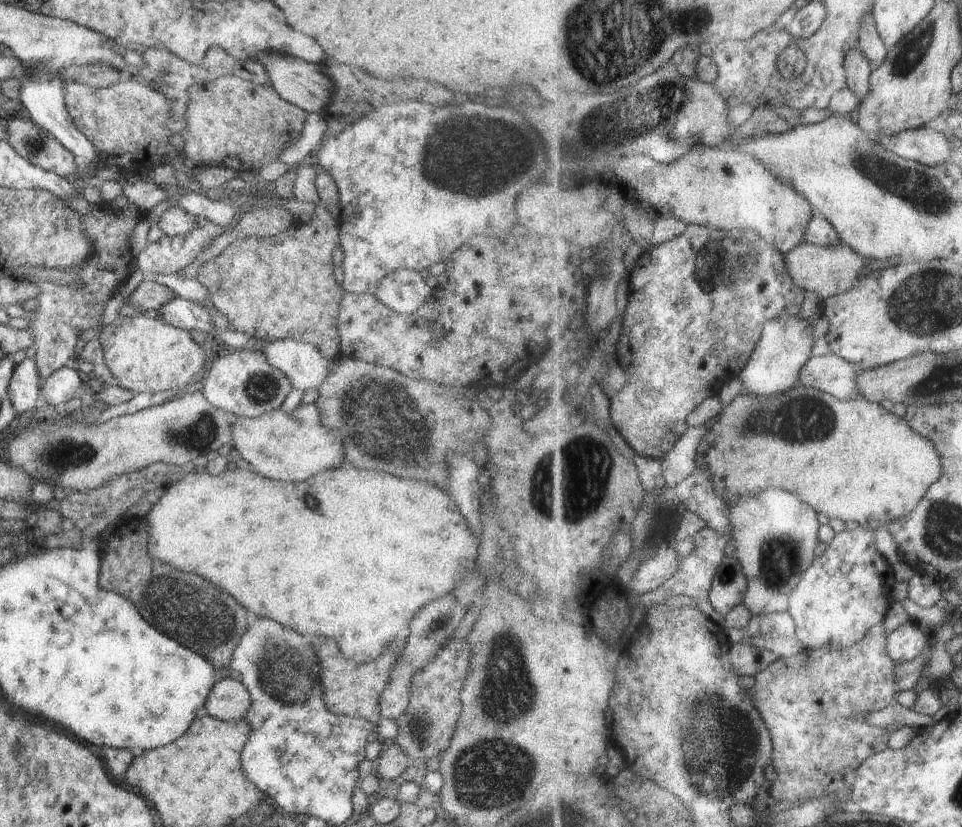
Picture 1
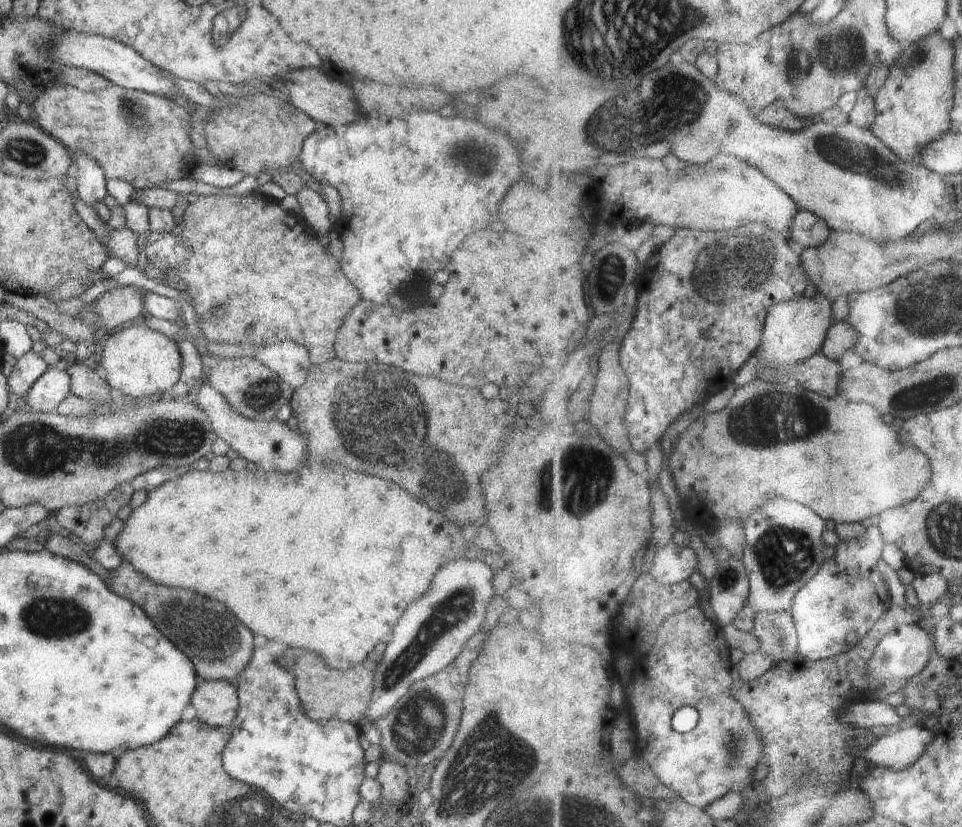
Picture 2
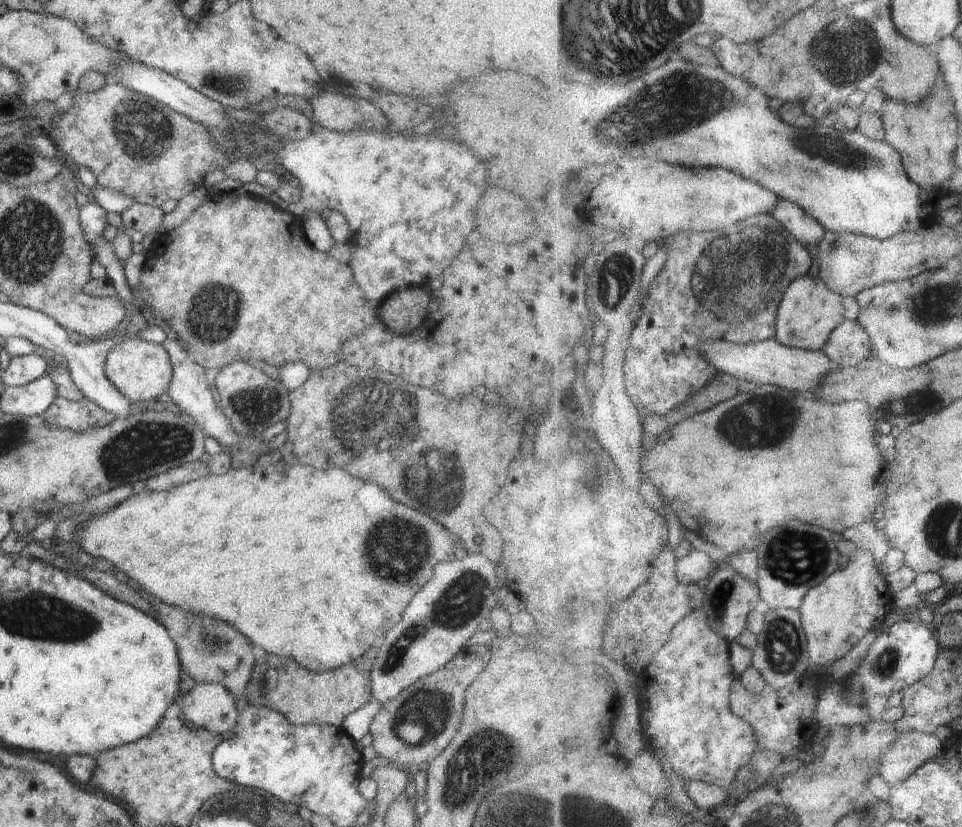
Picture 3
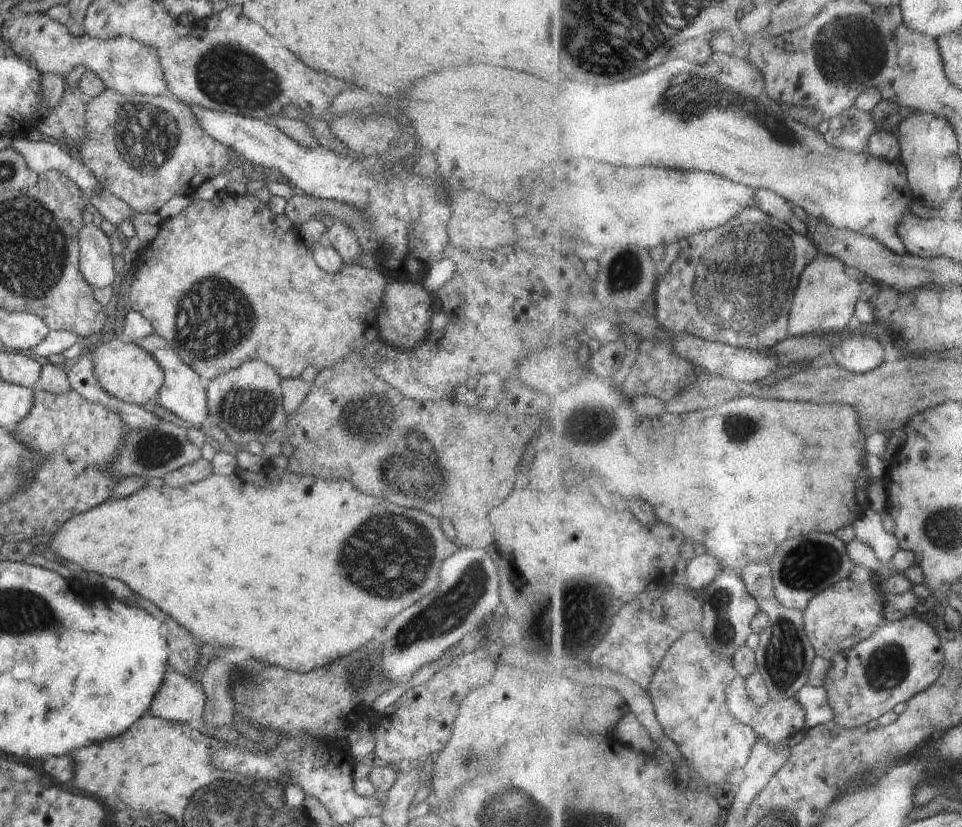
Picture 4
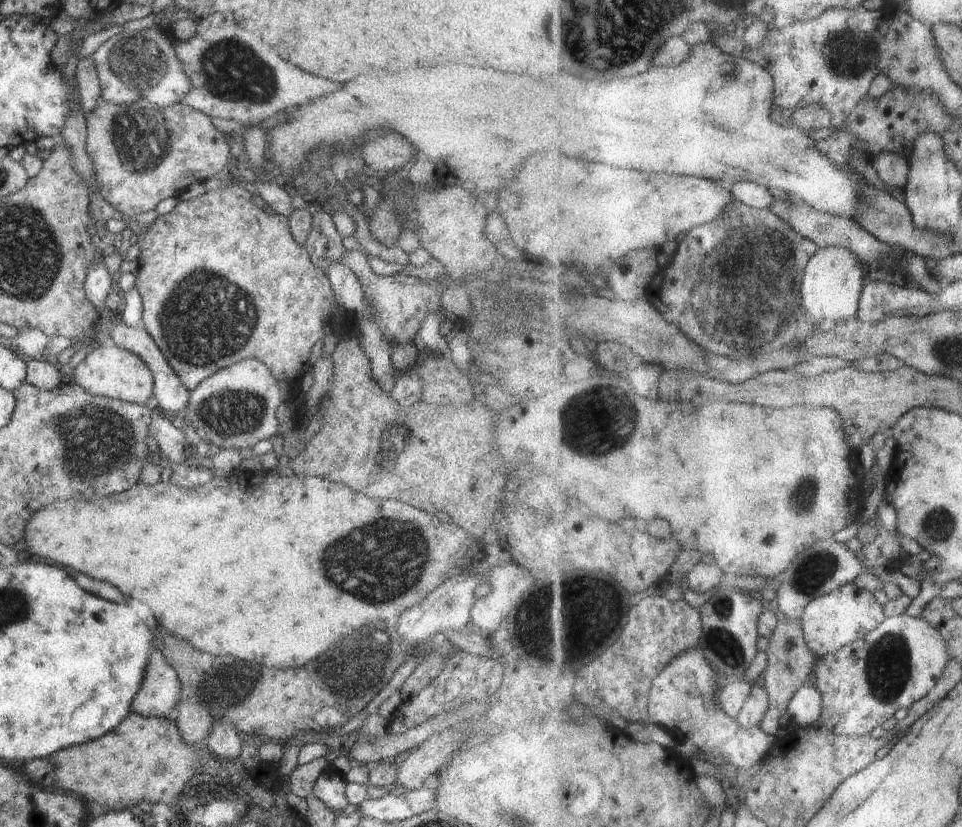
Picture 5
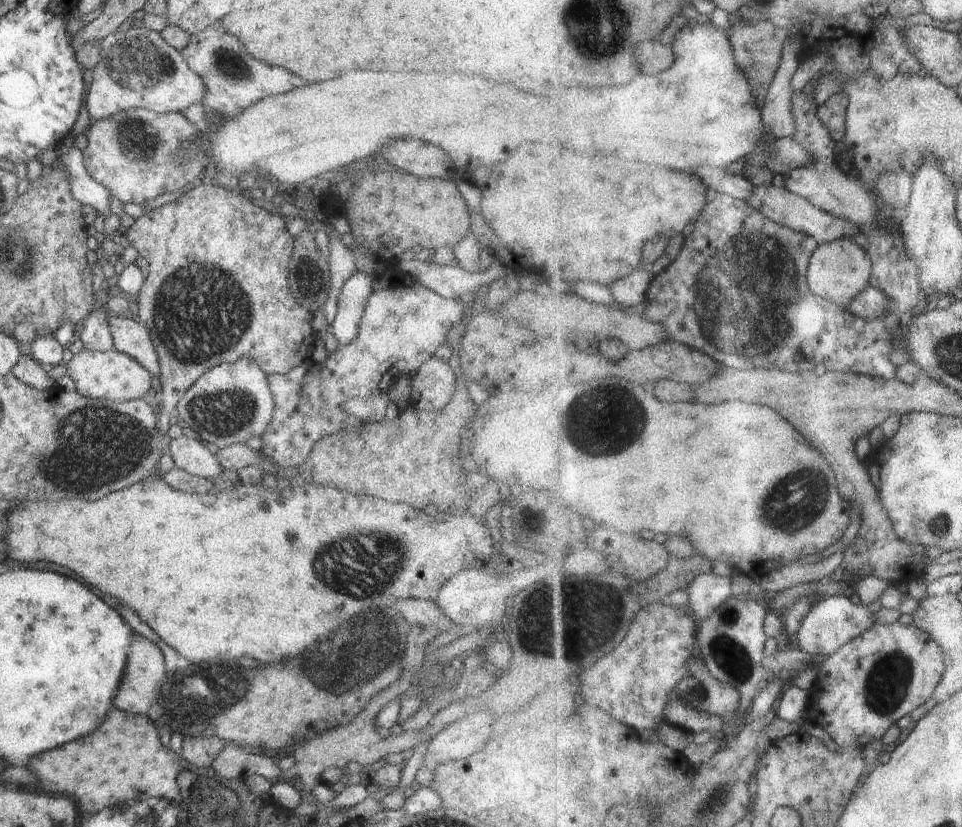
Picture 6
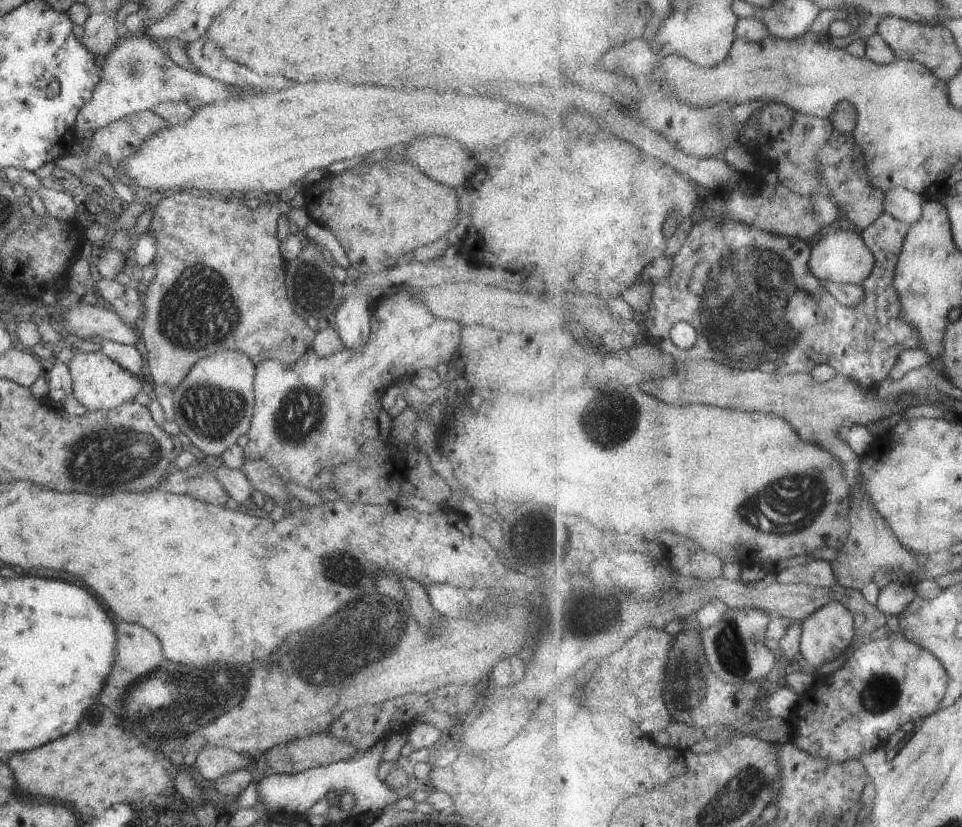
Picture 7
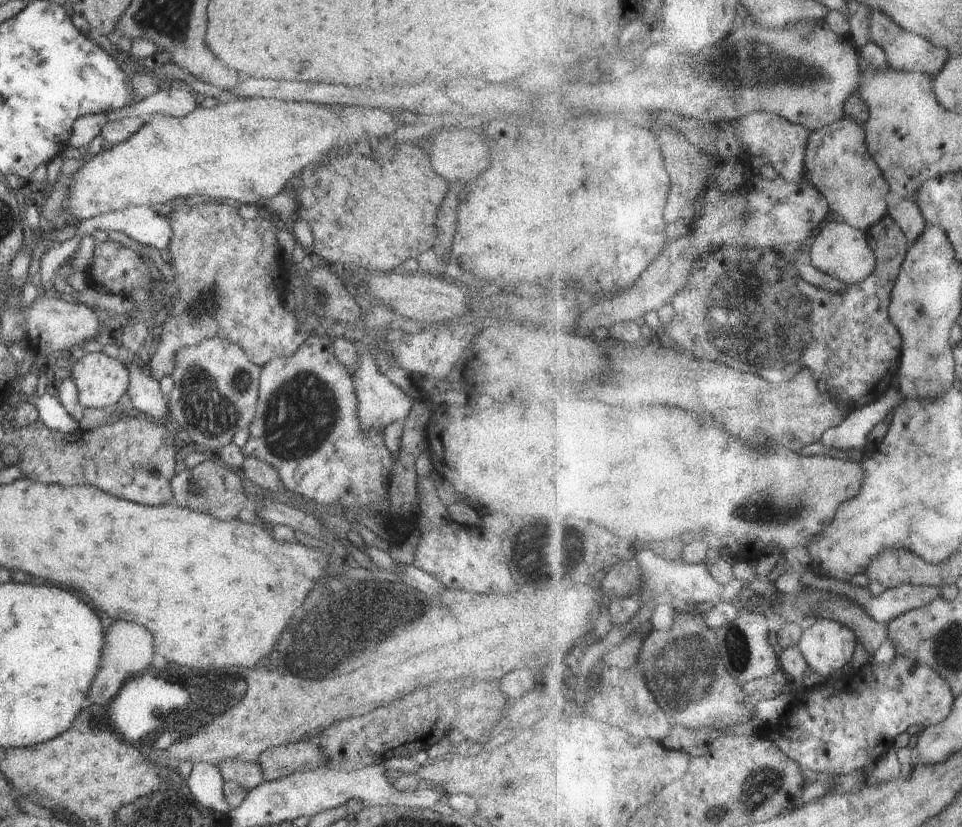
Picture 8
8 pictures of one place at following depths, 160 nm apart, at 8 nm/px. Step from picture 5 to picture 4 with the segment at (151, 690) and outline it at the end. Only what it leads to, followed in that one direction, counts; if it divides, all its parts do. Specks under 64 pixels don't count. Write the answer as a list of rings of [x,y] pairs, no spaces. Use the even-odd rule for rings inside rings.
[[[168,668],[154,695],[148,714],[169,721],[186,723],[201,718],[207,696],[201,683]]]

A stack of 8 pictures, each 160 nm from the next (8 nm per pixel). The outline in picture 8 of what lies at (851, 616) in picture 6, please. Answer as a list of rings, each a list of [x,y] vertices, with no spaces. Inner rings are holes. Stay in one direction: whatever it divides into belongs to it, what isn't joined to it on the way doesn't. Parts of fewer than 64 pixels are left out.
[[[819,618],[816,624],[803,632],[799,647],[802,649],[809,666],[826,678],[842,673],[844,666],[854,660],[854,652],[858,648],[858,636],[849,626],[834,618]]]

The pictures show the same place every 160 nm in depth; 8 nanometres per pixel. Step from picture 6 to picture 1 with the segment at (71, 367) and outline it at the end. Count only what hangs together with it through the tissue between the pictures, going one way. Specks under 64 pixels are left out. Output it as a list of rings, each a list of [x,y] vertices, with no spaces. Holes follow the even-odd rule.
[[[138,314],[133,317],[119,316],[105,327],[99,336],[105,365],[118,381],[118,385],[140,393],[168,392],[202,380],[204,350],[192,340],[189,331],[166,324],[153,314]]]

